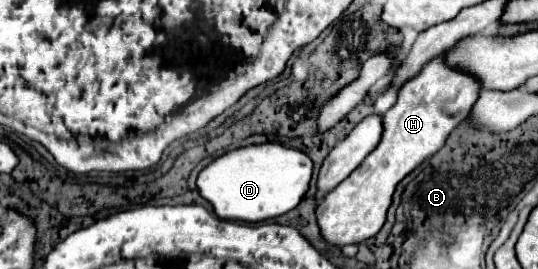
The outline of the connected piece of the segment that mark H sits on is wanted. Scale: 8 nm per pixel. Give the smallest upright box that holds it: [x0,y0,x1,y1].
[316,56,482,246]

